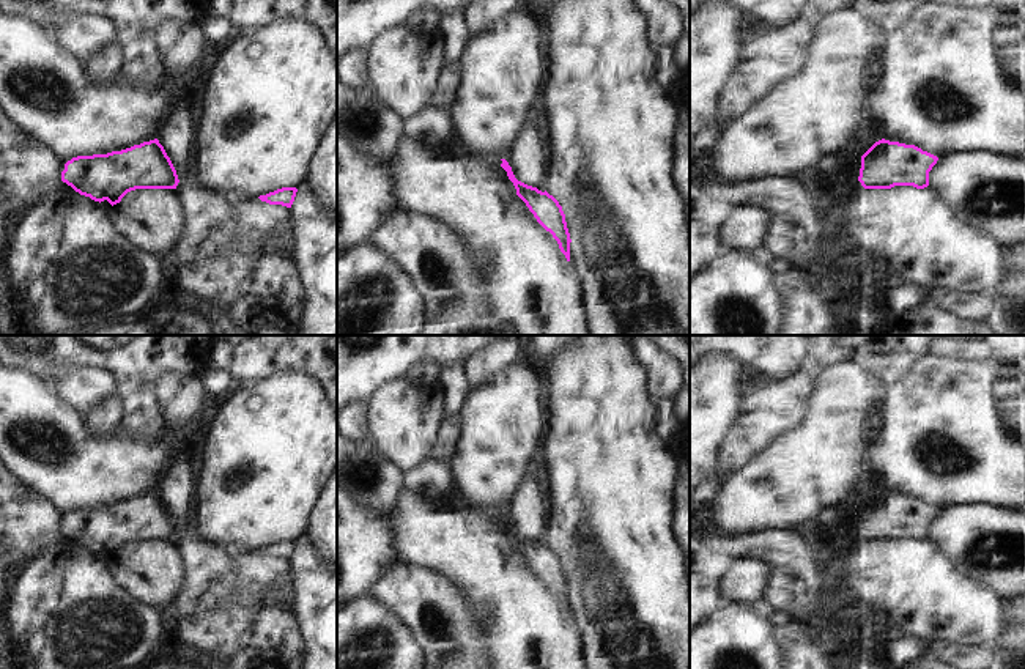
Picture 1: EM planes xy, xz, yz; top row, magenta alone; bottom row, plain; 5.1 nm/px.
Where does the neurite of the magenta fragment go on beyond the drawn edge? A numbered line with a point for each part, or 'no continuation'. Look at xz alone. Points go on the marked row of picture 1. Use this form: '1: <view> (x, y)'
no continuation

